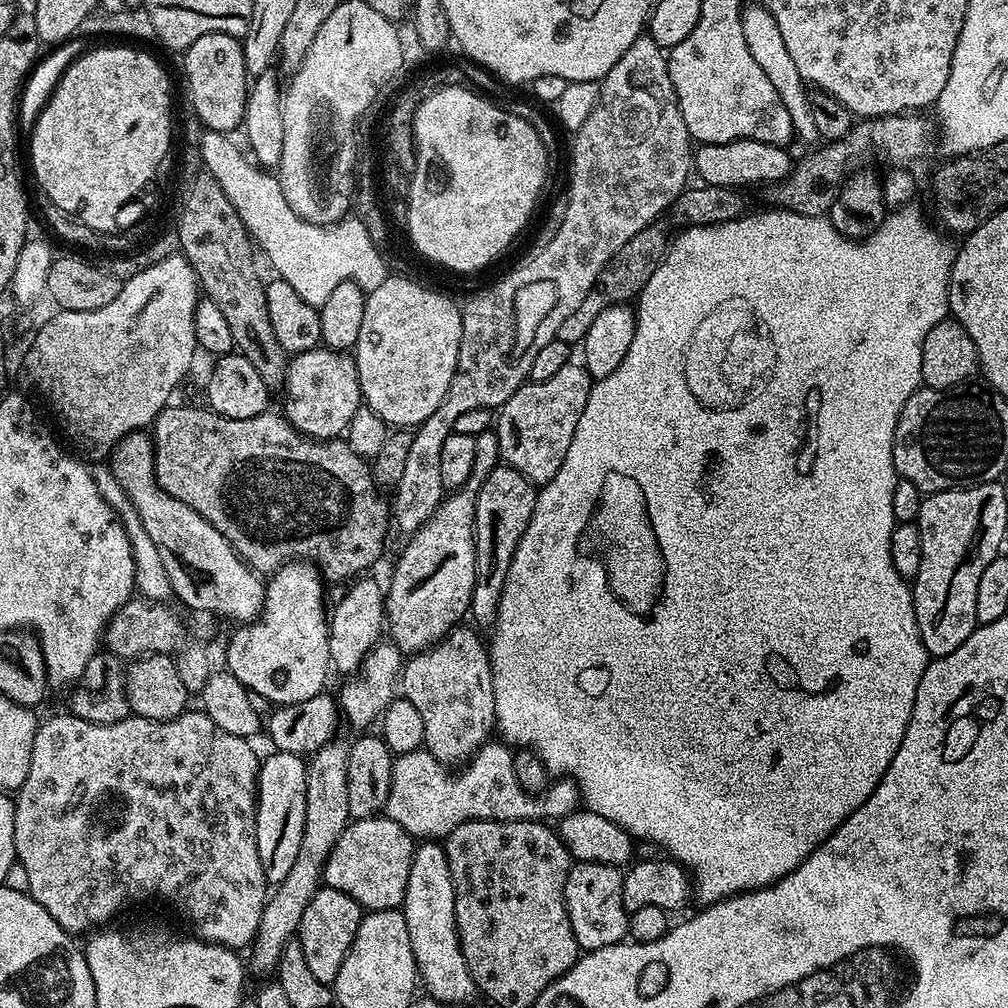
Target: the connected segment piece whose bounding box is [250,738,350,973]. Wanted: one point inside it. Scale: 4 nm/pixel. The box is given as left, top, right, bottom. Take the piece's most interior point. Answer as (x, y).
(327, 817)

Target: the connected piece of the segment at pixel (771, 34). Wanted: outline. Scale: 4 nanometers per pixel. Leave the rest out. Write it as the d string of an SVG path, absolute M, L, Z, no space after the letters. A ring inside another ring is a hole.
M762 4L747 5L743 12L743 34L754 57L754 62L765 71L766 78L773 83L774 90L777 90L779 97L782 98L783 106L789 111L793 133L797 139L801 139L806 144L812 144L808 146L817 145L821 141L821 137L814 121L813 103L809 94L808 96L806 94L808 90L798 72L798 66L795 65L790 53L787 52L786 44L782 34L779 33L774 16Z

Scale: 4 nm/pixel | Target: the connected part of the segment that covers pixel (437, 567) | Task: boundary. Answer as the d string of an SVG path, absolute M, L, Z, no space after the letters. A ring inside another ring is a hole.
M495 431L478 434L474 442L474 470L462 487L449 491L434 514L418 531L407 537L408 545L400 552L392 577L386 580L384 611L386 632L391 643L397 644L404 654L425 652L440 643L447 632L469 615L474 590L474 518L476 492L486 482L490 470L501 463L500 447Z

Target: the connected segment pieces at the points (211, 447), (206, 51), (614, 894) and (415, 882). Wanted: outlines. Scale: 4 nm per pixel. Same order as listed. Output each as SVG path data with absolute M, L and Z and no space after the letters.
M180 404L163 408L160 415L154 421L154 447L156 449L156 481L166 494L178 498L178 502L186 502L202 518L206 518L222 532L232 544L232 548L247 563L248 567L260 574L271 574L279 570L285 562L290 560L307 560L316 565L320 570L321 577L325 581L344 580L351 581L359 577L371 564L380 560L384 552L384 539L388 536L388 524L390 528L390 504L380 497L381 489L376 483L376 477L372 474L371 463L365 457L356 453L347 439L335 440L311 440L304 436L291 424L279 411L269 410L262 414L254 414L254 418L226 418L219 416L207 406L191 408L188 404Z
M215 32L202 34L183 53L184 72L188 75L188 96L203 127L209 132L235 133L244 123L250 77L244 61L244 46L237 37Z
M573 863L566 878L566 914L581 950L593 952L606 946L625 943L628 936L629 912L622 902L624 872L614 864Z
M426 840L416 844L410 862L410 878L406 878L406 898L402 911L406 918L406 930L410 933L410 946L414 950L416 975L423 991L449 1006L456 1006L463 1000L470 999L472 995L477 995L478 989L466 966L466 958L460 953L460 935L456 929L456 891L443 843Z

